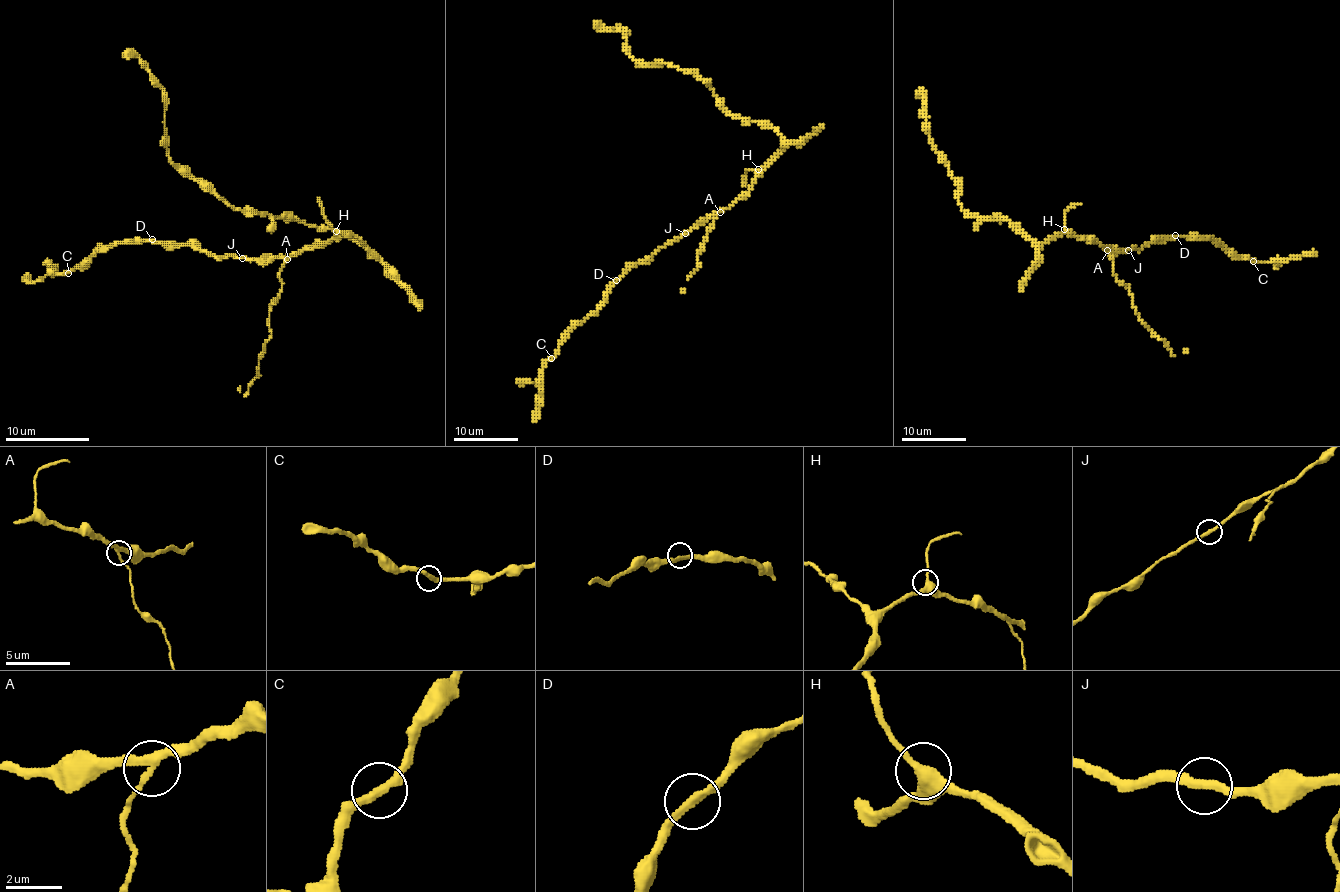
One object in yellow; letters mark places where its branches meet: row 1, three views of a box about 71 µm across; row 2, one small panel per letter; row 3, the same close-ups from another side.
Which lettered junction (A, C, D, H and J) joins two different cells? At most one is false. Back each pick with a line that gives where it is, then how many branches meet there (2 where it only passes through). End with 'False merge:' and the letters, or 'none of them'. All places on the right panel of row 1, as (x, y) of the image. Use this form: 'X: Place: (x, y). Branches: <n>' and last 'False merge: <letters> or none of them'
A: Place: (1107, 250). Branches: 3
False merge: A

